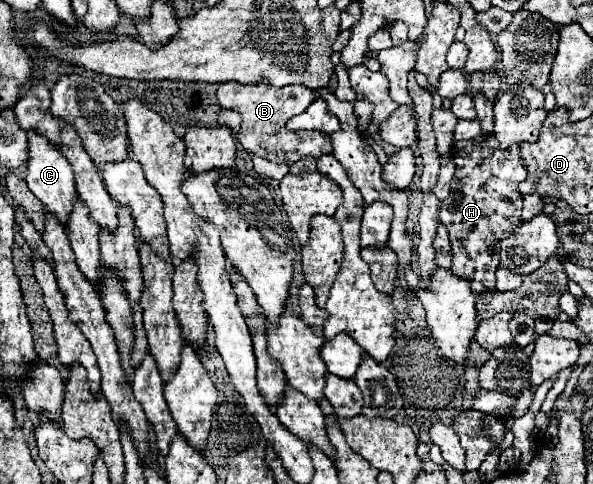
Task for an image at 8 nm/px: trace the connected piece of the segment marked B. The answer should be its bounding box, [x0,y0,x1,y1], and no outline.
[218,82,332,164]

